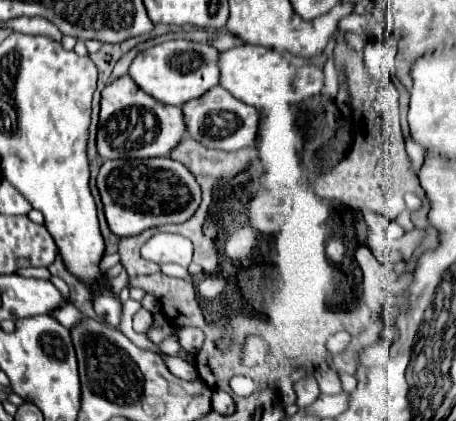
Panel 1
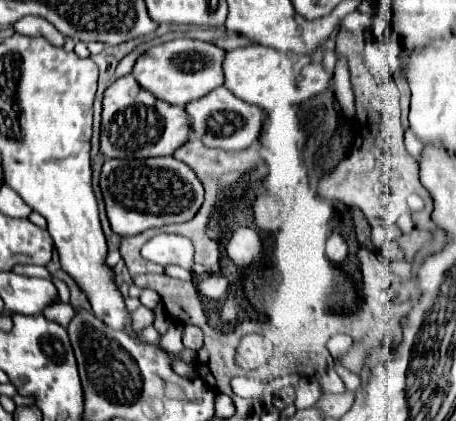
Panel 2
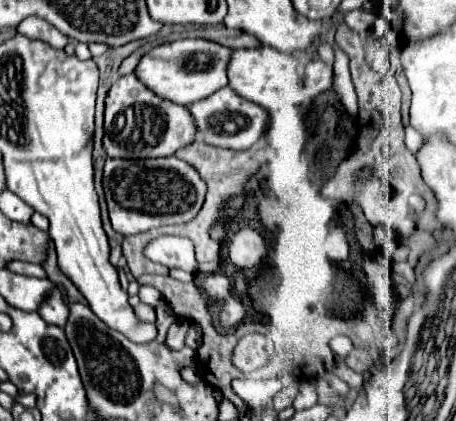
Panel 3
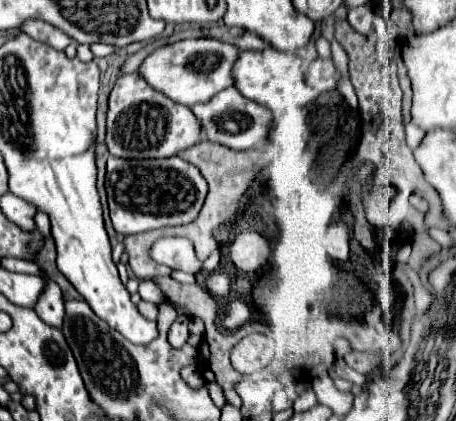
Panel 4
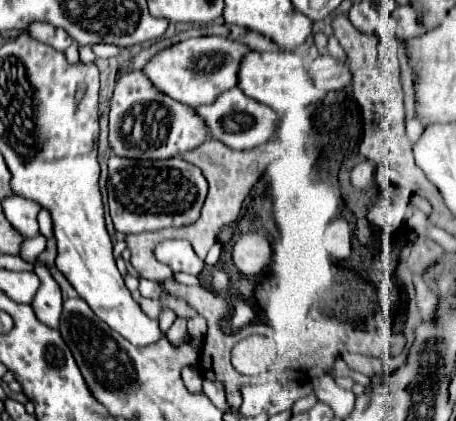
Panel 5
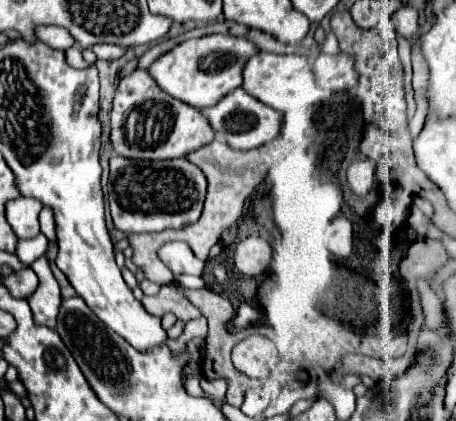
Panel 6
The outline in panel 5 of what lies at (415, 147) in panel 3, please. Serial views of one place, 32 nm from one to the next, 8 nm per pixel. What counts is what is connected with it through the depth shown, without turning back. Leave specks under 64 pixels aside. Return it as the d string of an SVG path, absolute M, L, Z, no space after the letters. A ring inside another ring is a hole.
M415 117L406 122L406 132L412 145L414 145L415 142L420 138L423 131L424 129L418 118Z

